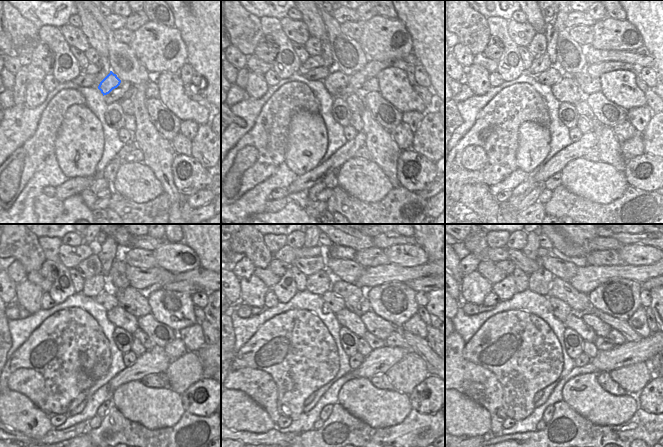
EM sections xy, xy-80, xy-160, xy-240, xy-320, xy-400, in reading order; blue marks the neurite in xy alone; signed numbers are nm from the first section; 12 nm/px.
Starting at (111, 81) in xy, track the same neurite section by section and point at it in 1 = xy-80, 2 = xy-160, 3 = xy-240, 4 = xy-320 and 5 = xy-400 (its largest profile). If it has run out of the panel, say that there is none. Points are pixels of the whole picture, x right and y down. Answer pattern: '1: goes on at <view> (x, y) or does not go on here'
1: goes on at xy-80 (336, 79)
2: goes on at xy-160 (566, 90)
3: goes on at xy-240 (118, 315)
4: goes on at xy-320 (346, 318)
5: goes on at xy-400 (573, 321)

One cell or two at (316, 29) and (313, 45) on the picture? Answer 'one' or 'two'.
two

